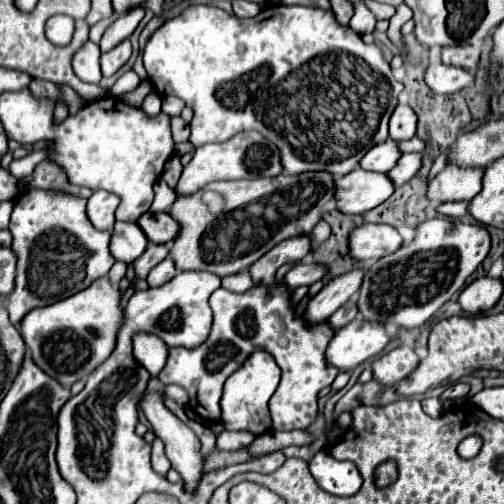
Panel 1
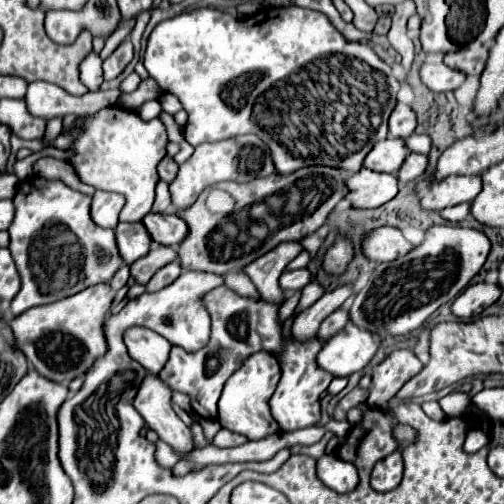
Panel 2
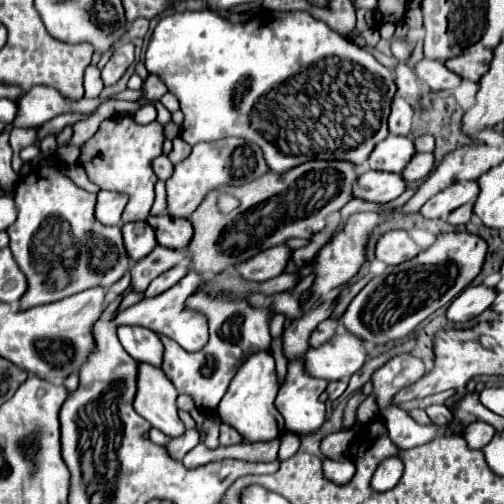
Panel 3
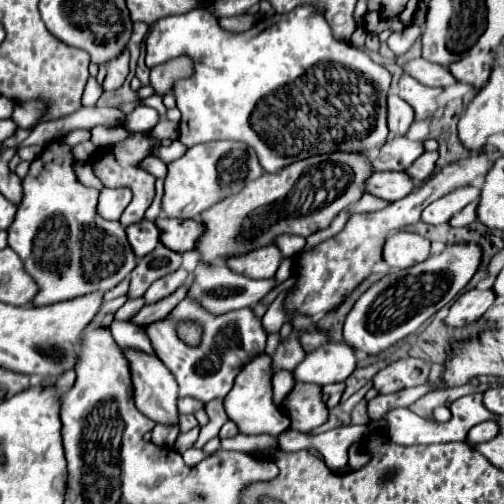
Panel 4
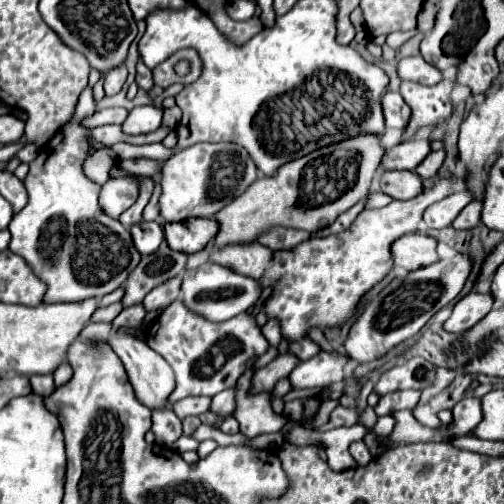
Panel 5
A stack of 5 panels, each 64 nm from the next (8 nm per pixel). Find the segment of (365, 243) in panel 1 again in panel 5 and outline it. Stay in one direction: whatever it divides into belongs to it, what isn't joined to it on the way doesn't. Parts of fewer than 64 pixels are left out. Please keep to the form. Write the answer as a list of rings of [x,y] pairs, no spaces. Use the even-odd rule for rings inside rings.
[[[406,234],[392,244],[394,266],[404,272],[414,272],[416,268],[424,268],[434,264],[438,258],[436,252],[438,240],[426,234]]]

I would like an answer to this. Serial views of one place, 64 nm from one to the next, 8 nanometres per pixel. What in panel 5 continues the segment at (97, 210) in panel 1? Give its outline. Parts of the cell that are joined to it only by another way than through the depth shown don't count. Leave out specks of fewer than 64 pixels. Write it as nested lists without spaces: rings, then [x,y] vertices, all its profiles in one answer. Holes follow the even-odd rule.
[[[120,176],[120,178],[108,178],[108,182],[102,186],[100,192],[100,206],[102,210],[118,218],[122,212],[126,212],[140,194],[140,180],[136,176]]]

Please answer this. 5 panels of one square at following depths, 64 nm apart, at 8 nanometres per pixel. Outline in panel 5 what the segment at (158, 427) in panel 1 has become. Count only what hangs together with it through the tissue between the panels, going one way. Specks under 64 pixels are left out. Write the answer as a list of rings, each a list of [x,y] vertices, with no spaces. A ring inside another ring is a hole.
[[[114,332],[108,340],[110,348],[116,352],[116,356],[122,360],[126,372],[128,372],[128,378],[130,378],[130,384],[138,396],[138,400],[142,404],[146,404],[150,410],[152,408],[164,408],[168,406],[168,396],[170,392],[174,390],[176,382],[174,382],[174,372],[170,368],[170,364],[166,364],[166,360],[154,352],[152,348],[148,348],[148,342],[144,338],[138,338],[138,336],[132,336],[128,332]]]

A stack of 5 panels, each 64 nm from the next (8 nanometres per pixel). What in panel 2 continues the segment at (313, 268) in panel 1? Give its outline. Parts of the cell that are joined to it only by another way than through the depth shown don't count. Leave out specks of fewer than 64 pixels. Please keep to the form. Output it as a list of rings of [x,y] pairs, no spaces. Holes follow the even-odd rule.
[[[302,268],[302,270],[290,270],[290,272],[284,272],[280,276],[280,288],[282,290],[302,290],[306,284],[310,282],[310,270],[308,268]]]

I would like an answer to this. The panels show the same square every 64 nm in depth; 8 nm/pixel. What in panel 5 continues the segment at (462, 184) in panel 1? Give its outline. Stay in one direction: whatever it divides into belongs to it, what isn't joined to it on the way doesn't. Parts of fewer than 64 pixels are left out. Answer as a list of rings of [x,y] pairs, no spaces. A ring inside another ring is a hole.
[[[462,190],[462,192],[446,196],[444,200],[428,206],[426,212],[424,212],[424,226],[426,228],[436,228],[436,230],[448,228],[454,222],[454,218],[460,214],[460,210],[470,200],[472,200],[472,196],[466,190]]]

